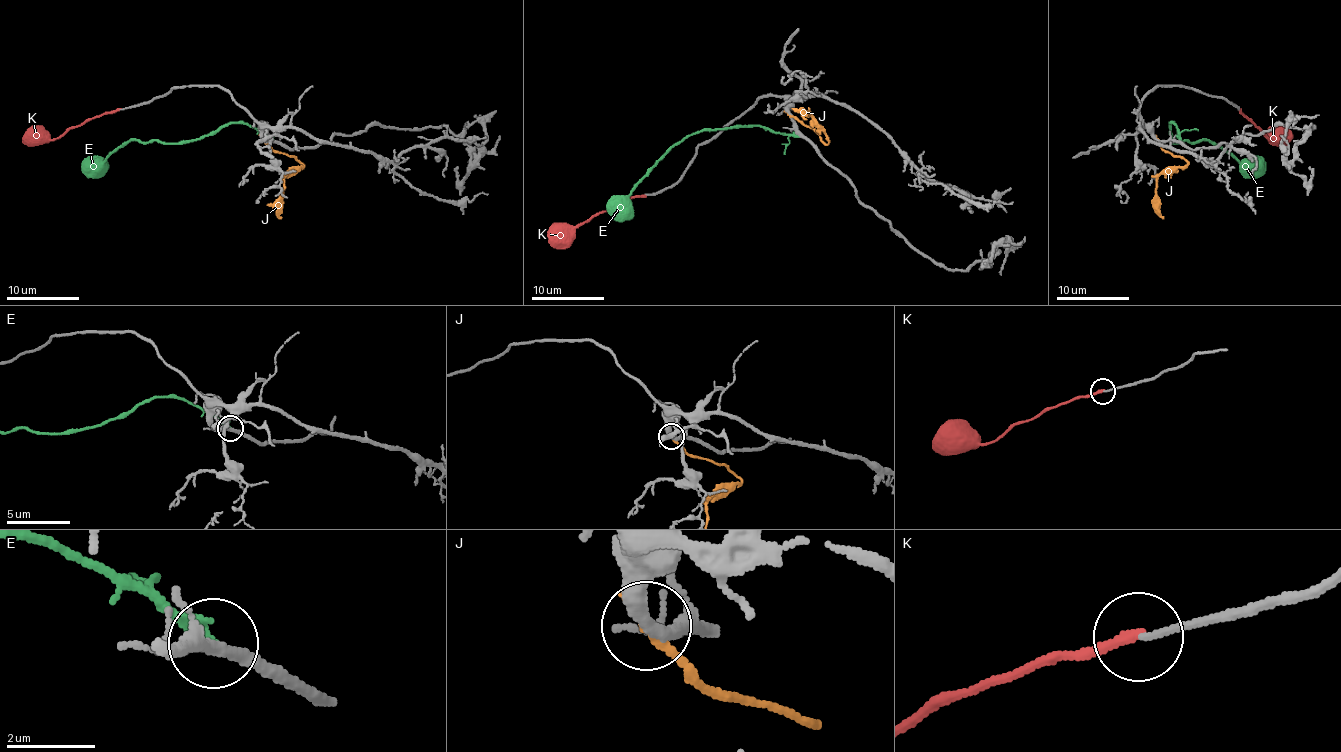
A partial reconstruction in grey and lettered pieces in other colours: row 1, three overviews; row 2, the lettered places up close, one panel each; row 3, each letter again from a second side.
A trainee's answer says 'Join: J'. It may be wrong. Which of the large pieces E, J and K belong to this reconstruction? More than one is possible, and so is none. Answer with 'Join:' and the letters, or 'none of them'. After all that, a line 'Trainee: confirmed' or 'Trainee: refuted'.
Join: none of them
Trainee: refuted

